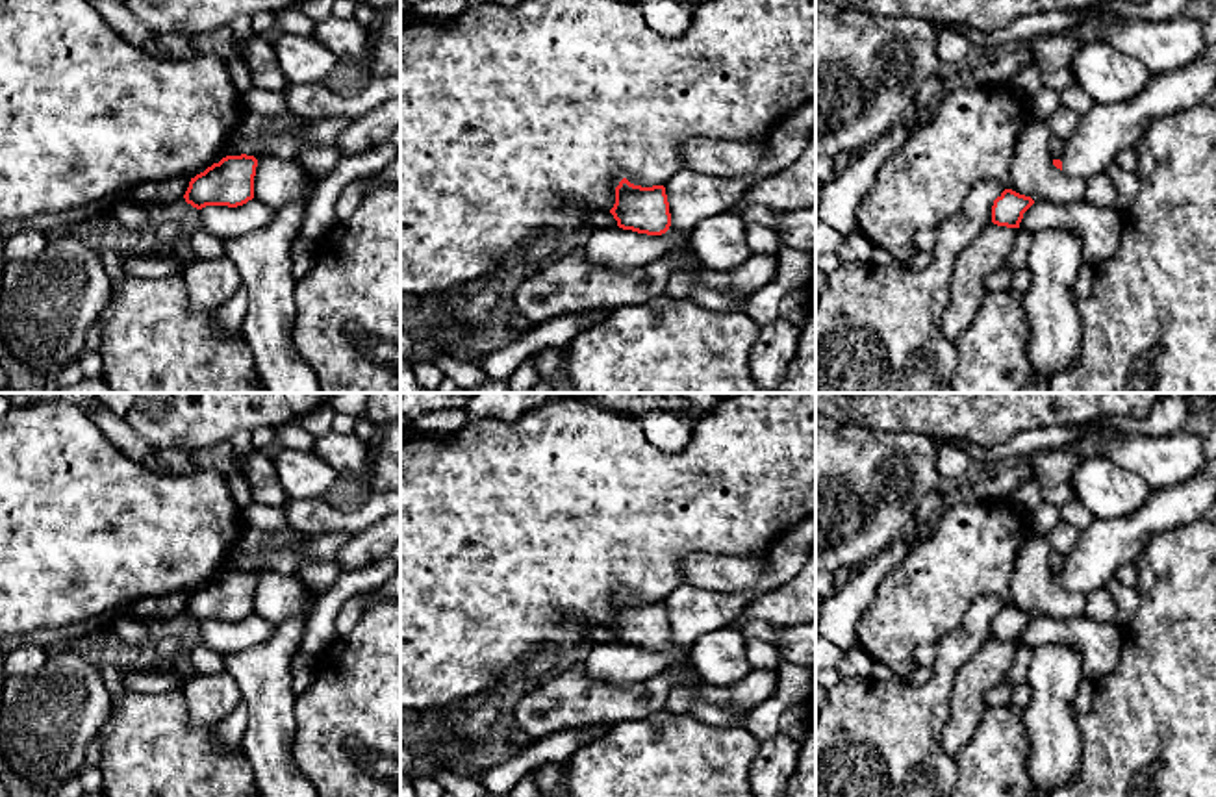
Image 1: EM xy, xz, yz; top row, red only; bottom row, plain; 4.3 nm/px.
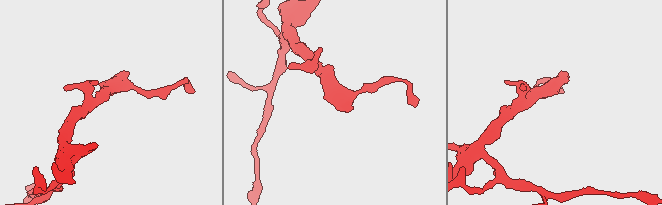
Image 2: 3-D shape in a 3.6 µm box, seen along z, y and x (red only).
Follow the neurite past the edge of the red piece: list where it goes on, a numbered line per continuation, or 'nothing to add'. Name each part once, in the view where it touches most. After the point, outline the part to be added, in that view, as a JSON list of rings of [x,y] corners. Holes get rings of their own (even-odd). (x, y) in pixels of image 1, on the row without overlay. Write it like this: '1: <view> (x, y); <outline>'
1: yz (1105, 545); [[[1216,428],[1201,439],[1205,463],[1181,486],[1151,489],[1147,502],[1133,515],[1094,519],[1064,560],[1062,588],[1088,595],[1116,575],[1125,563],[1136,563],[1149,541],[1172,528],[1205,515],[1216,502]]]

